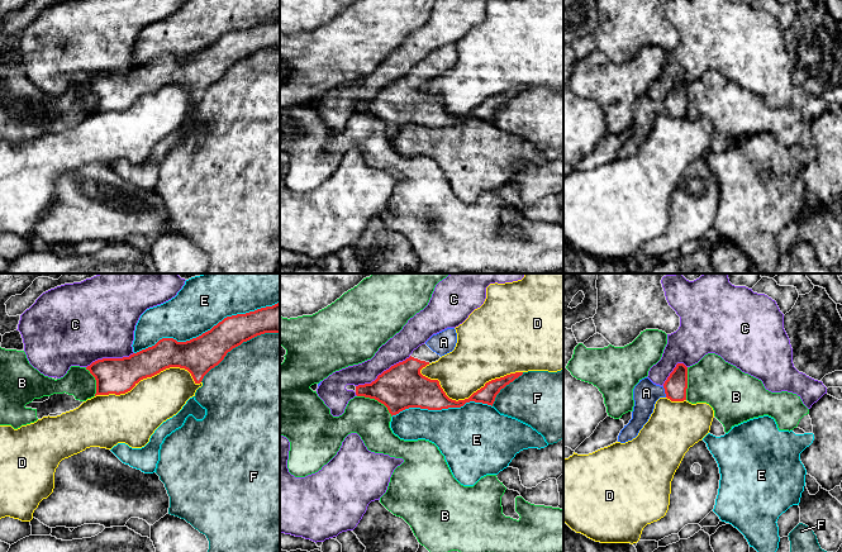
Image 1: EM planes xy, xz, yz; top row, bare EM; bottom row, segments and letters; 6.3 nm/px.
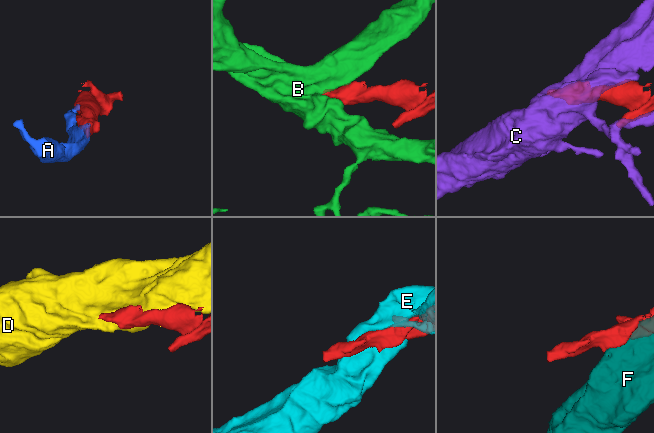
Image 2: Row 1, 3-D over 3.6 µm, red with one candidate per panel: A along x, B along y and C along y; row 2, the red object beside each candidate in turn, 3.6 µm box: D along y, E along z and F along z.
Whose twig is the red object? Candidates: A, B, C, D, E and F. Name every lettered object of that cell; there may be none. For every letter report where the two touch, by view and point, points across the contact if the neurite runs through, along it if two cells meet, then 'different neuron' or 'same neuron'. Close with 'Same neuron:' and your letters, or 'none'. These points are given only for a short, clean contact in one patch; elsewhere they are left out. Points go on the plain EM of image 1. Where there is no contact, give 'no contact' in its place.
A: contact yz (665, 108); same neuron
B: contact xz (376, 115); border xz (357, 112), (376, 115), (391, 132); different neuron
C: contact xz (384, 87); different neuron
D: contact xz (467, 115); different neuron
E: contact xy (208, 47); different neuron
F: contact xy (238, 61); different neuron
Same neuron: A

